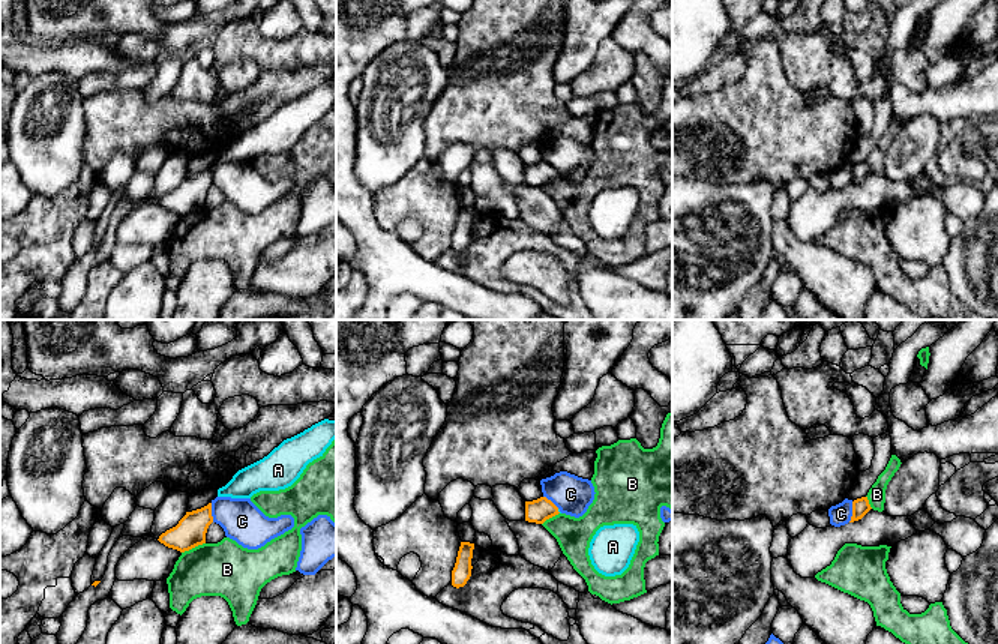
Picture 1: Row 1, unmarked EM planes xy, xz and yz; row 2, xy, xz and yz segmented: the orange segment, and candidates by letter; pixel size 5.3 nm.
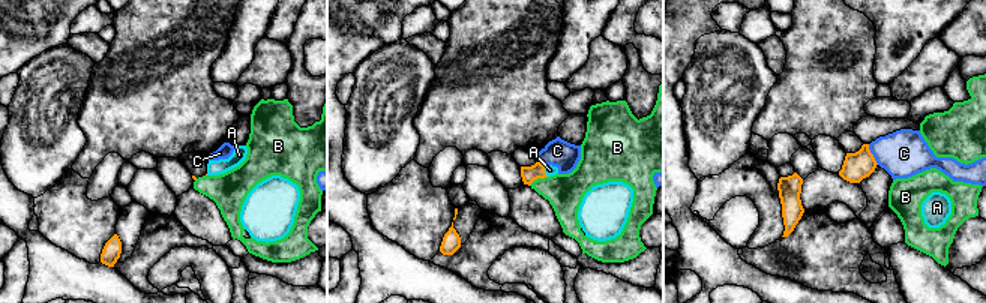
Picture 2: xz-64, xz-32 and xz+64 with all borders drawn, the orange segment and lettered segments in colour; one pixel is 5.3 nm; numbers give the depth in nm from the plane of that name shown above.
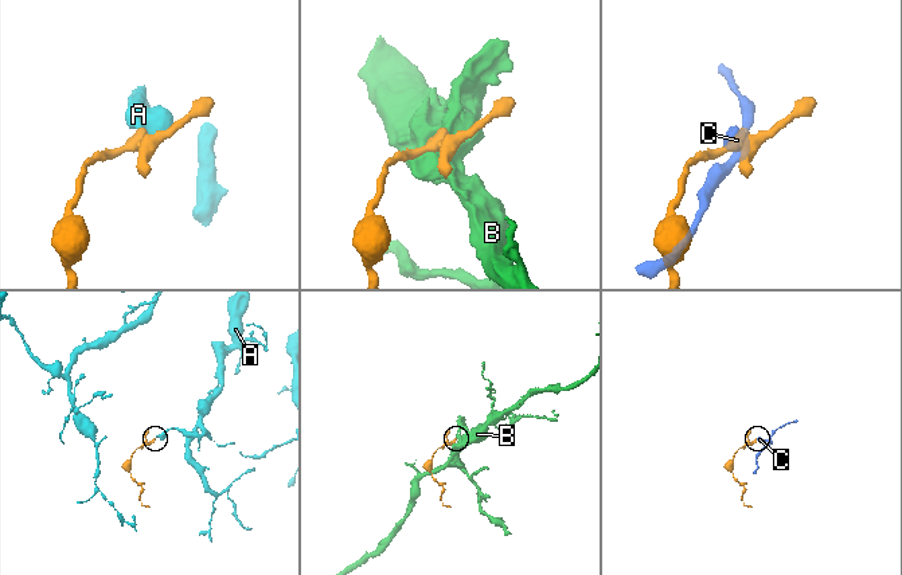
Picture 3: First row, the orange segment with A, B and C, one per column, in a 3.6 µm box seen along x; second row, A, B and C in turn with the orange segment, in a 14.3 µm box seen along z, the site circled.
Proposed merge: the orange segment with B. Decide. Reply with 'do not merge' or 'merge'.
do not merge

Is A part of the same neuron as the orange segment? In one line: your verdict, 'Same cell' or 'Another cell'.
Same cell

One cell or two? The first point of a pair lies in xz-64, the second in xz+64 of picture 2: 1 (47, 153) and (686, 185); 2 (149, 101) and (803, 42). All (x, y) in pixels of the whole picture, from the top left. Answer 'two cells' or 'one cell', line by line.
1: two cells
2: one cell

